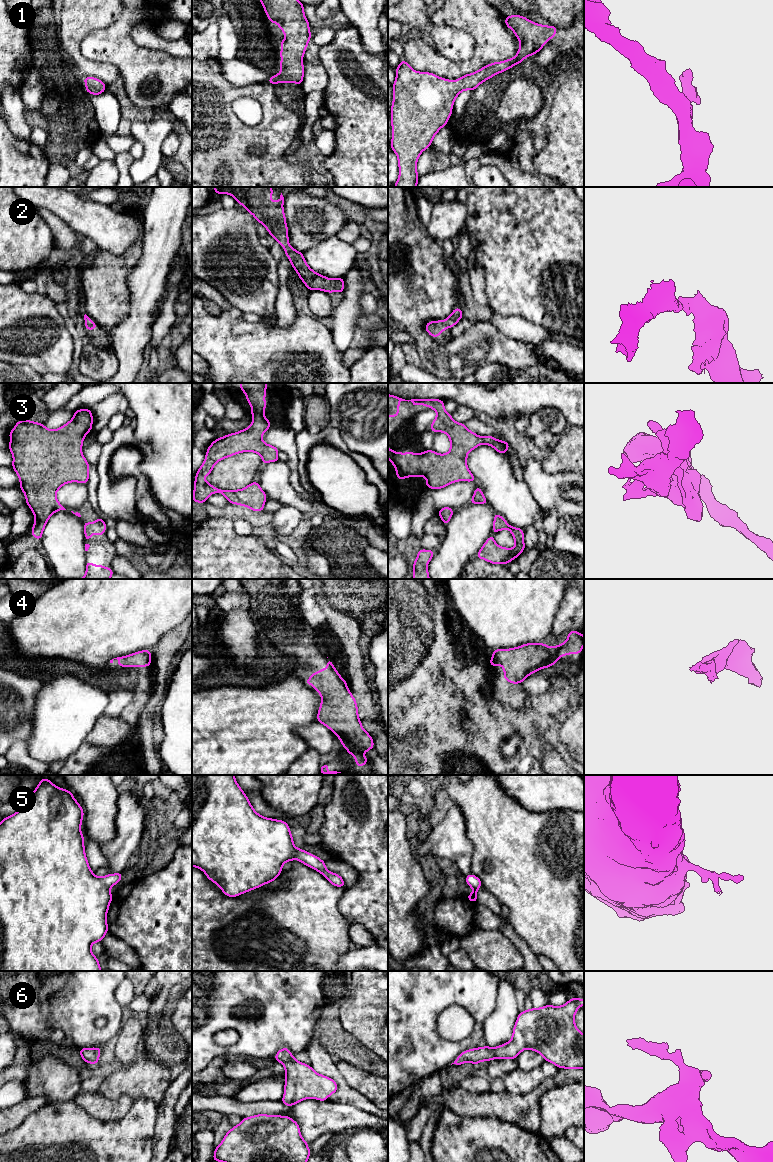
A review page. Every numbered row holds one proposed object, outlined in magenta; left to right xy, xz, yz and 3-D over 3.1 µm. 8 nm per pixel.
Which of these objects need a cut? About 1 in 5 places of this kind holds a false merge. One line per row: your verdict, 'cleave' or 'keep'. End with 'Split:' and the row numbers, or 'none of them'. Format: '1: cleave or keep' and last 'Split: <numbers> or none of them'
1: keep
2: keep
3: keep
4: keep
5: keep
6: keep
Split: none of them

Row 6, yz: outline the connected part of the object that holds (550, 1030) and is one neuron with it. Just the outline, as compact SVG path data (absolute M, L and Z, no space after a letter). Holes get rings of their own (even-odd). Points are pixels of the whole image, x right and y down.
M573 997L562 1006L546 1005L541 1008L532 1008L520 1012L513 1028L512 1038L509 1042L498 1047L478 1047L462 1052L452 1063L477 1064L481 1061L489 1062L492 1059L516 1057L525 1049L531 1049L541 1054L545 1061L553 1063L558 1068L584 1069L584 1034L575 1025L574 1017L579 1007L584 1005L584 999ZM451 1064L451 1065L452 1065Z

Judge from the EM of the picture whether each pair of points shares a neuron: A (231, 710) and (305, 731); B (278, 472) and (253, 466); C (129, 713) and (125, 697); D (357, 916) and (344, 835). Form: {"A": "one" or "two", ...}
{"A": "two", "B": "two", "C": "two", "D": "one"}

